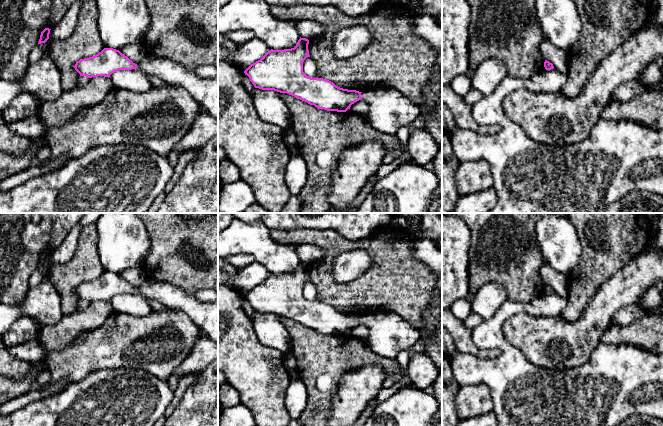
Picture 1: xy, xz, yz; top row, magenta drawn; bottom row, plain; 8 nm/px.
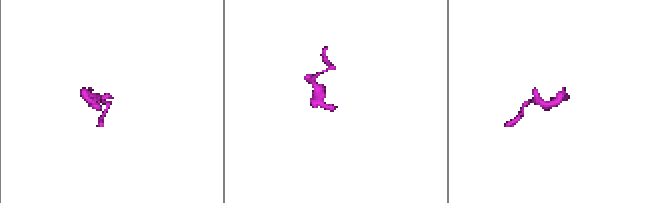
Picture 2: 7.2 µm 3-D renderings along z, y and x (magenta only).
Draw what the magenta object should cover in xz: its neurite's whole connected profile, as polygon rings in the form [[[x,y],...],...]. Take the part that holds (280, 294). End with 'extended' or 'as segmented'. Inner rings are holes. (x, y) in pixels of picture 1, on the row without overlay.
[[[300,261],[294,272],[284,274],[271,273],[260,284],[251,288],[244,297],[249,301],[255,312],[287,317],[310,329],[314,329],[318,333],[327,335],[346,336],[352,328],[362,323],[369,329],[366,341],[373,352],[393,361],[396,361],[397,355],[402,350],[417,348],[421,332],[397,314],[376,313],[359,316],[340,312],[327,303],[308,301],[303,296],[303,286],[307,281],[310,281],[308,268],[308,263]]] | extended

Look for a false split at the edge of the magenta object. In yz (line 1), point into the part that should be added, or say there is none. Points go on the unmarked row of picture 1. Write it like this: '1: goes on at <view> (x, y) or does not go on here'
1: does not go on here

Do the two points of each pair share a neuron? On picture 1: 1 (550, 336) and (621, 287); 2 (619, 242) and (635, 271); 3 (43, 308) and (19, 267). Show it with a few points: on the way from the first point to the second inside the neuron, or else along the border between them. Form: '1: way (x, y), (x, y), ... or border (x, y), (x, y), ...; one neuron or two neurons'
1: way (568, 336), (572, 336), (603, 305); one neuron
2: border (645, 247), (612, 276); two neurons
3: border (29, 288), (20, 303), (12, 304); two neurons

